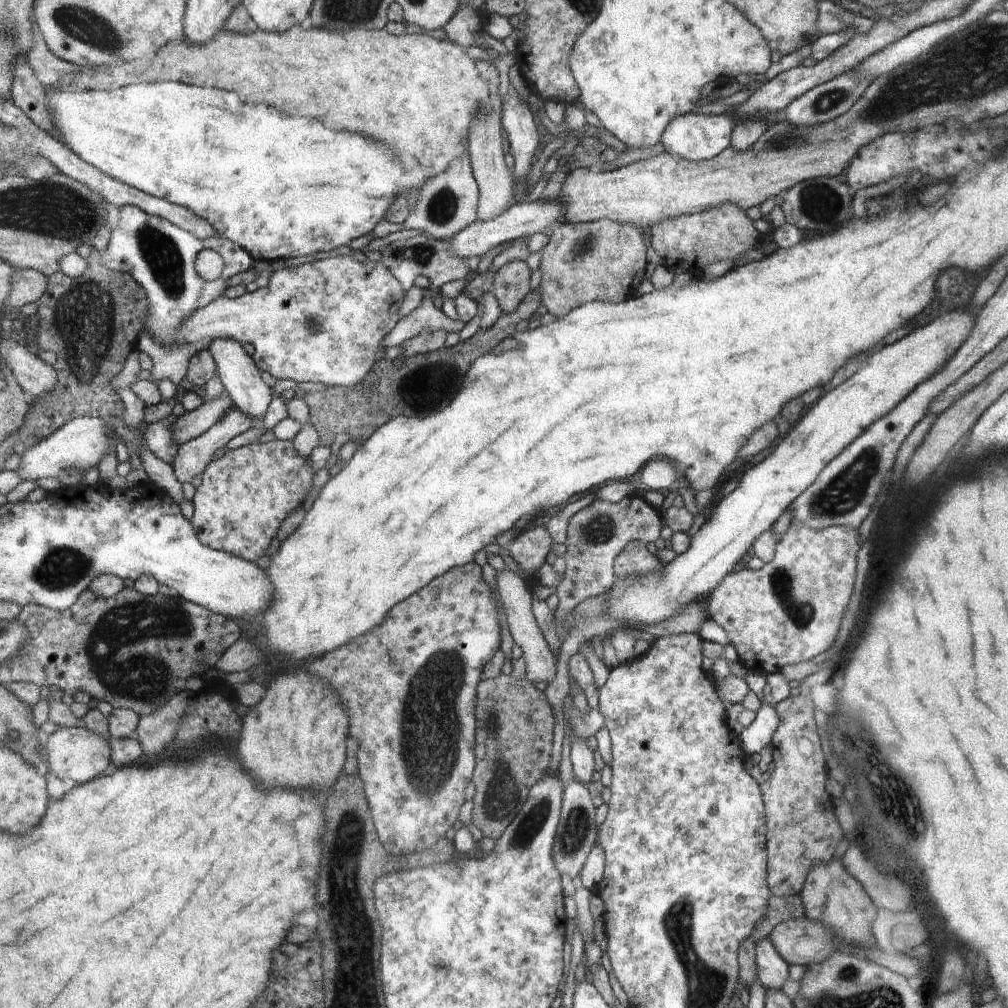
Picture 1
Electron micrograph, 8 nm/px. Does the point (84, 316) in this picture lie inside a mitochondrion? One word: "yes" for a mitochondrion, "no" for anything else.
yes

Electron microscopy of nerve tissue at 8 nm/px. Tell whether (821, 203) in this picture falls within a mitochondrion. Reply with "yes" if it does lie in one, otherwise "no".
yes

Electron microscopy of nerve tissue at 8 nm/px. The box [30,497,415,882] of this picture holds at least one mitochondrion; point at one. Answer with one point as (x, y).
(119, 658)

